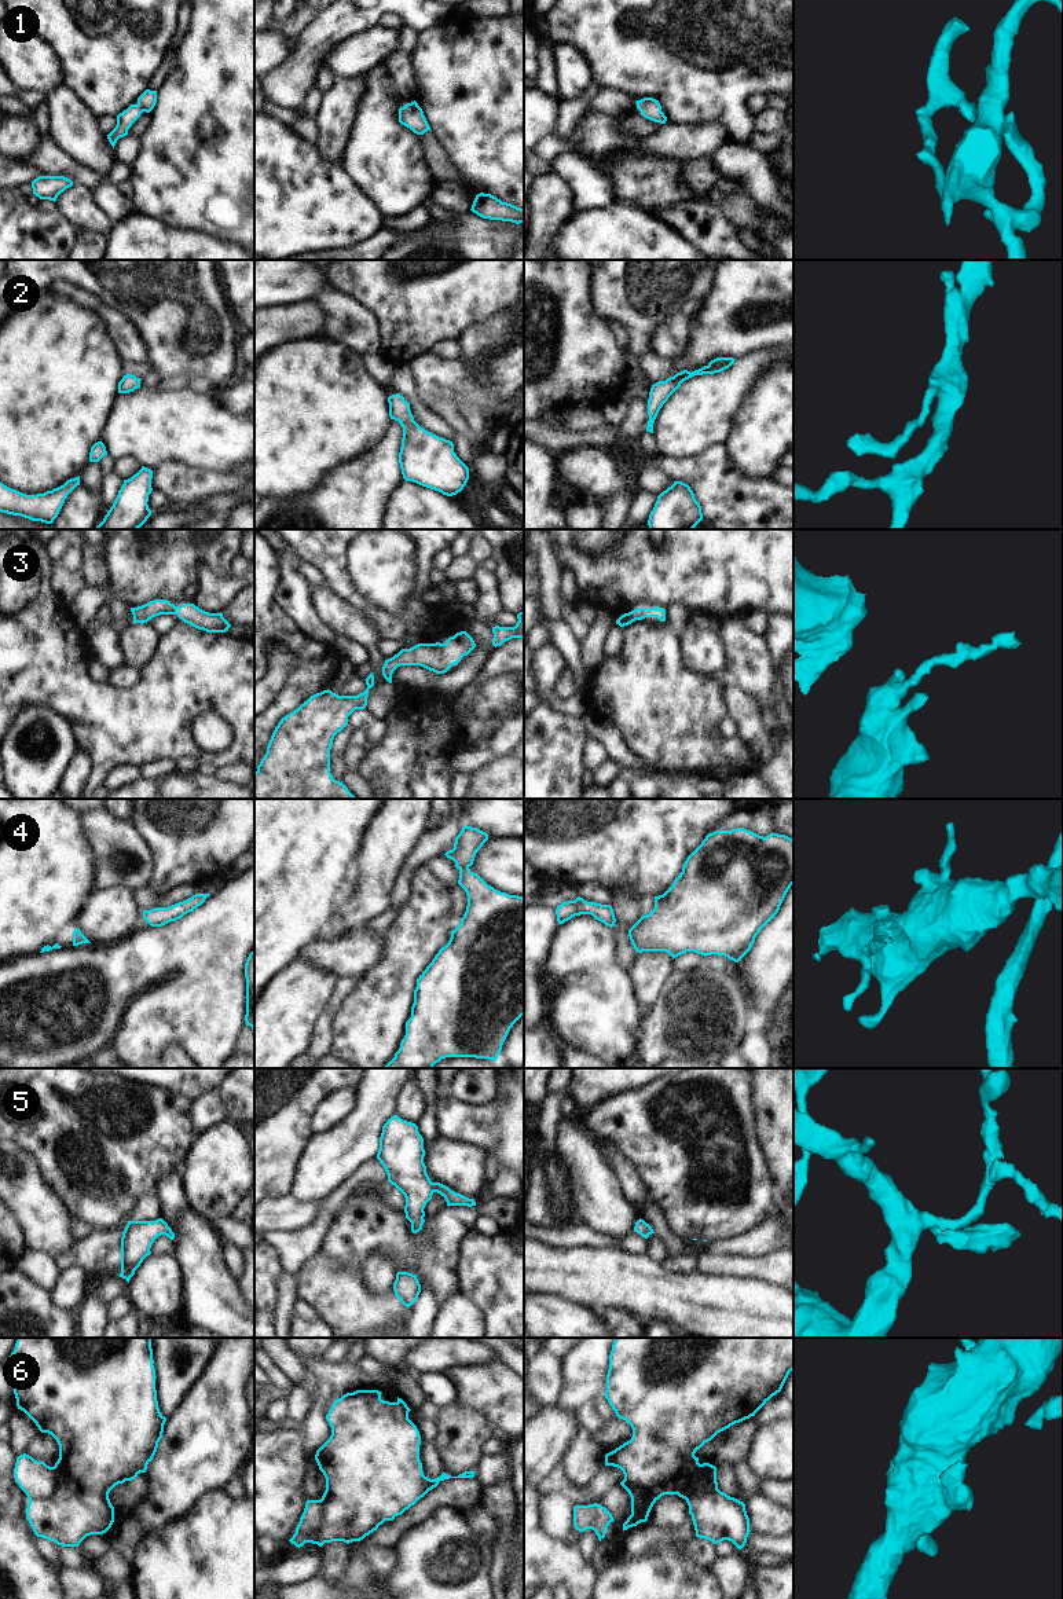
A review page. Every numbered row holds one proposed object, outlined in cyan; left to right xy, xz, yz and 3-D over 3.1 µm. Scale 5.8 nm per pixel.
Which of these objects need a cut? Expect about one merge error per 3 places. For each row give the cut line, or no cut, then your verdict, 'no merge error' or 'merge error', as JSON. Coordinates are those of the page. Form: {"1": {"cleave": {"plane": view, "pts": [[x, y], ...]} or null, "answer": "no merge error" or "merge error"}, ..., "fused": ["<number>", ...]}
{"1": {"cleave": null, "answer": "no merge error"}, "2": {"cleave": null, "answer": "no merge error"}, "3": {"cleave": null, "answer": "no merge error"}, "4": {"cleave": null, "answer": "no merge error"}, "5": {"cleave": null, "answer": "no merge error"}, "6": {"cleave": {"plane": "yz", "pts": [[715, 1469], [711, 1469], [693, 1484], [691, 1489], [692, 1497]]}, "answer": "merge error"}, "fused": ["6"]}

